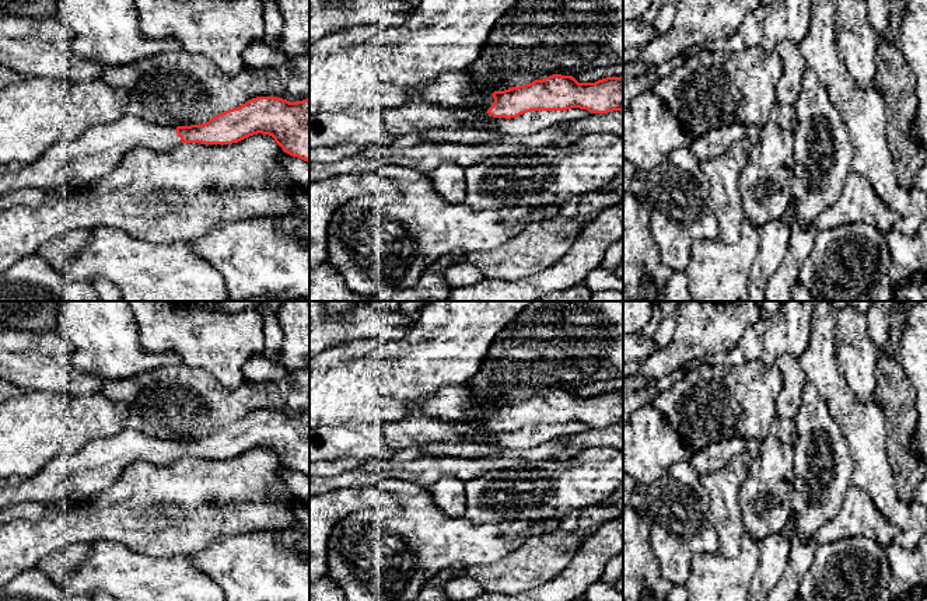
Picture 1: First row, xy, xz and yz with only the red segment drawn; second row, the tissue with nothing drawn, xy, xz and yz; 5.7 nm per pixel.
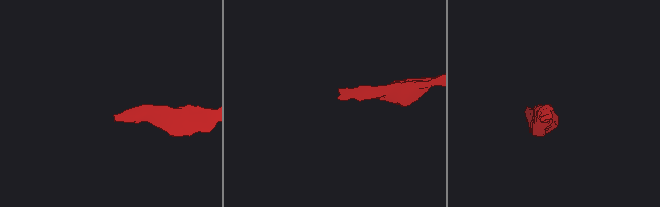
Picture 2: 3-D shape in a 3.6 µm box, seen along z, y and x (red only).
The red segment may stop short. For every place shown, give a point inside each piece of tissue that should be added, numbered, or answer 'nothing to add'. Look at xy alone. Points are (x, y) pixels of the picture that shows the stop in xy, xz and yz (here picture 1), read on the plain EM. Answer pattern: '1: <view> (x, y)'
1: xy (101, 461)

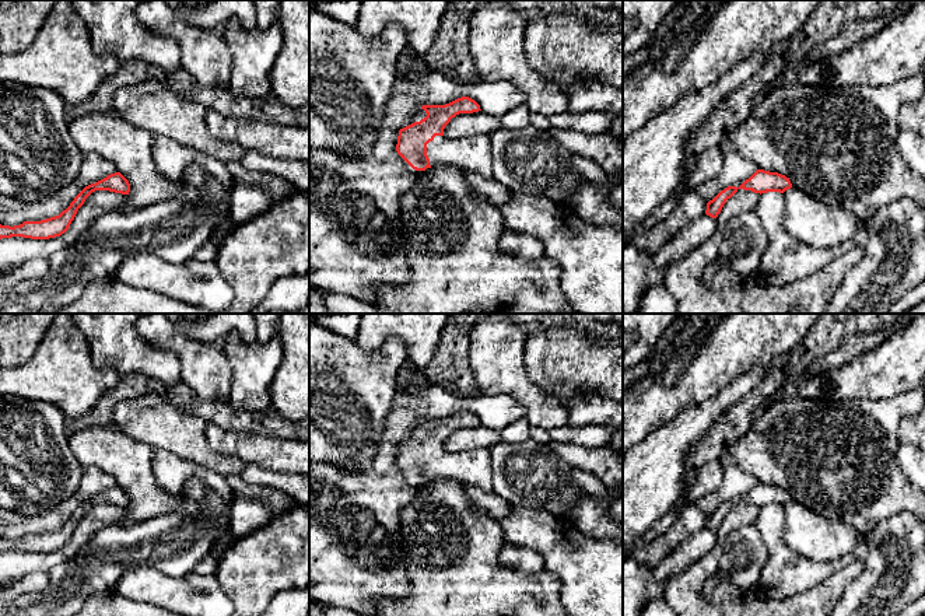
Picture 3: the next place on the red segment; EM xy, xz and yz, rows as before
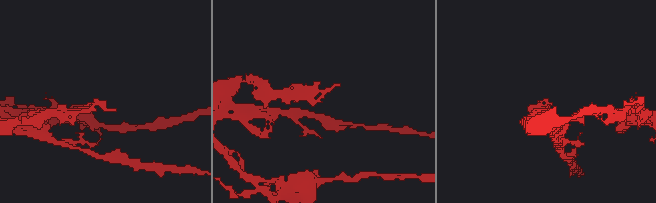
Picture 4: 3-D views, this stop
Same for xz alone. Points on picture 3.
1: xz (472, 466)

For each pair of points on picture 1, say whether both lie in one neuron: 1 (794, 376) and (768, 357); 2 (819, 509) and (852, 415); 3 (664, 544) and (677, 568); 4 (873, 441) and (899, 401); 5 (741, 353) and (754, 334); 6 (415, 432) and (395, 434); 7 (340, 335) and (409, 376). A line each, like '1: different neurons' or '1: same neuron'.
1: different neurons
2: different neurons
3: same neuron
4: different neurons
5: same neuron
6: same neuron
7: different neurons

